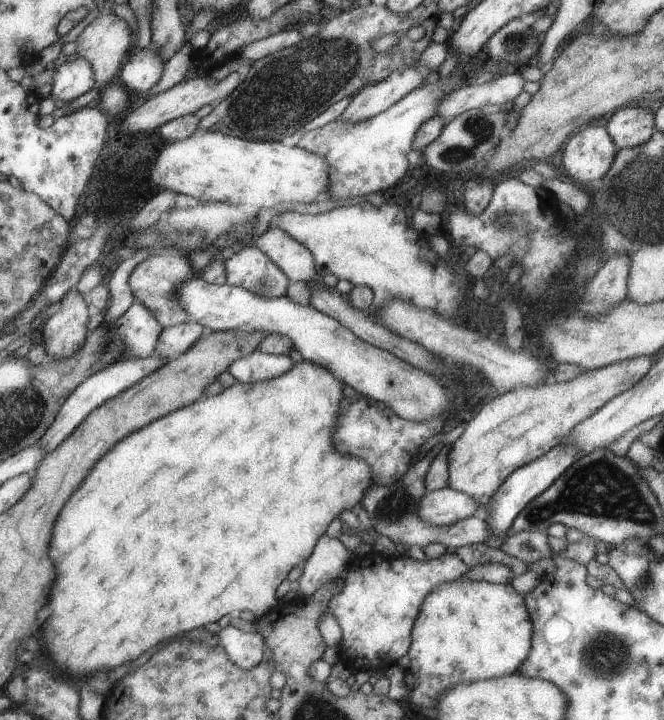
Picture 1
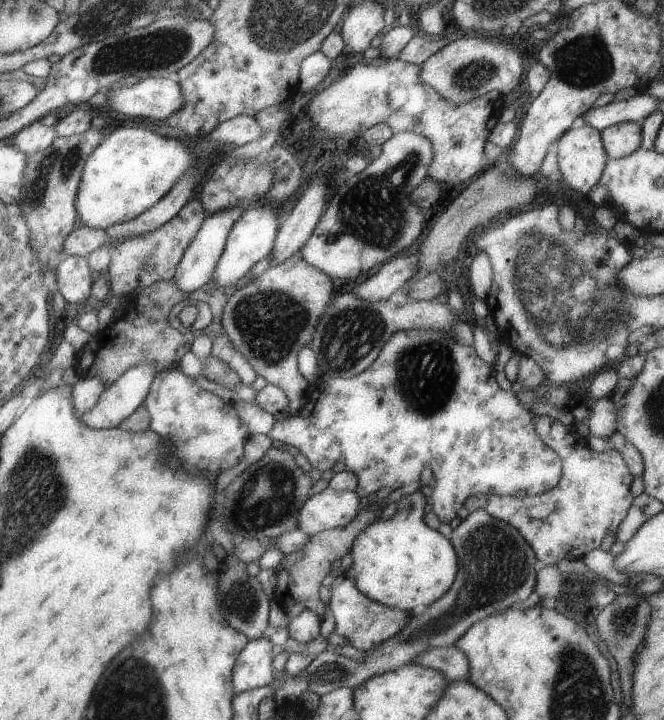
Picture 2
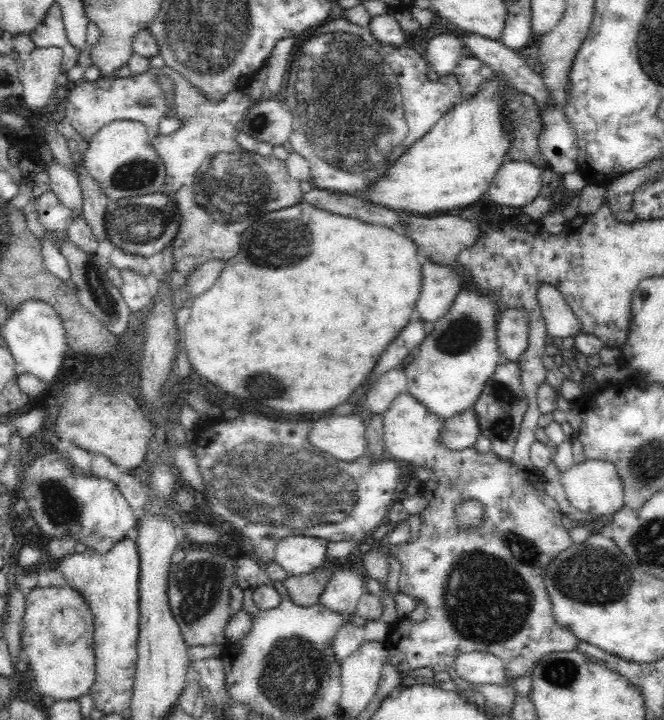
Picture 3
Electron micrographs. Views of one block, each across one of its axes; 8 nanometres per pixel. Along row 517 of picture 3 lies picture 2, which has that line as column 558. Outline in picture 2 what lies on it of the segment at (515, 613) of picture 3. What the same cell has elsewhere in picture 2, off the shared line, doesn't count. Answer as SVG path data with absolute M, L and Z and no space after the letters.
M533 414L534 430L542 443L556 452L562 463L562 478L559 483L541 495L530 495L523 497L513 497L512 495L479 494L467 498L464 506L469 512L482 509L494 518L509 524L515 528L521 537L529 544L533 550L539 565L555 565L560 560L568 561L582 559L593 549L599 549L599 545L605 534L614 532L619 527L621 520L625 517L629 506L633 501L630 494L630 486L633 478L619 452L608 450L597 453L588 448L585 437L579 436L573 424L561 424L561 422L551 420L551 418L541 418Z

